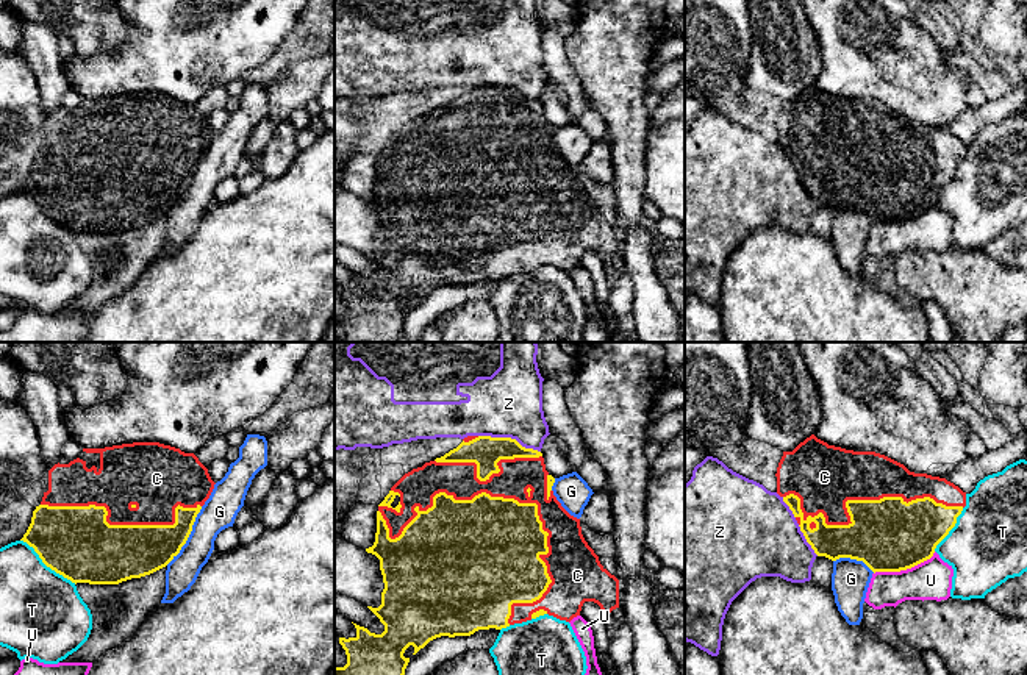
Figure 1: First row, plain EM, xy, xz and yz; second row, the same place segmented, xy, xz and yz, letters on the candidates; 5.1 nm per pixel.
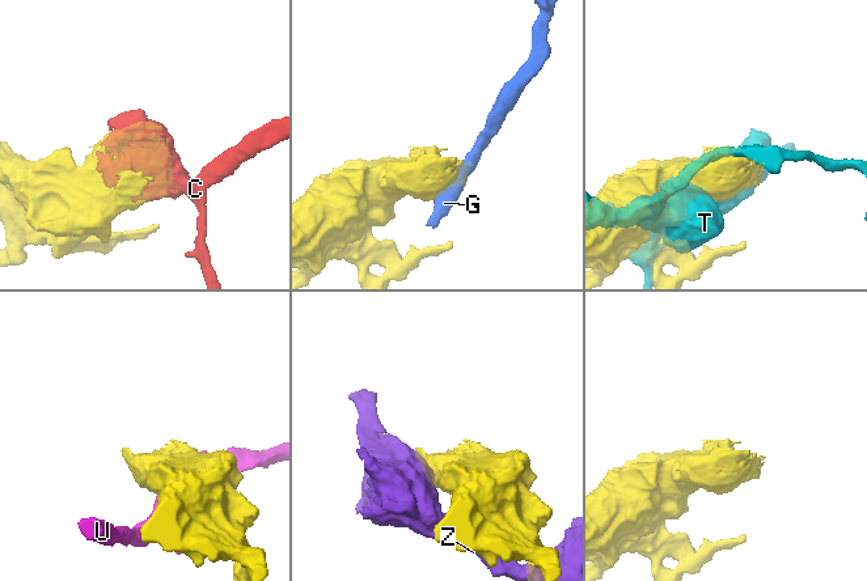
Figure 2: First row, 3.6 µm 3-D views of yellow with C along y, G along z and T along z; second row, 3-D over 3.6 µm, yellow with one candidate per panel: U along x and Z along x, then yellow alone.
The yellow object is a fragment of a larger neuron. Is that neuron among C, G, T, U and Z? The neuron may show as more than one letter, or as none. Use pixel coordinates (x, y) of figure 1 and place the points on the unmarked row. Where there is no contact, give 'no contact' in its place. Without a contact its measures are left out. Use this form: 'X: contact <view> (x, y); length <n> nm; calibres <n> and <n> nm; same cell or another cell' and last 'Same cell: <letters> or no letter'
C: contact xz (485, 142); length 950 nm; calibres 460 and 180 nm; same cell
G: contact xy (188, 186); length 360 nm; calibres 260 and 180 nm; another cell
T: contact xy (47, 216); length 360 nm; calibres 380 and 440 nm; another cell
U: contact yz (904, 219); length 340 nm; calibres 380 and 200 nm; another cell
Z: contact xz (510, 88); length 340 nm; calibres 160 and 340 nm; another cell
Same cell: C

